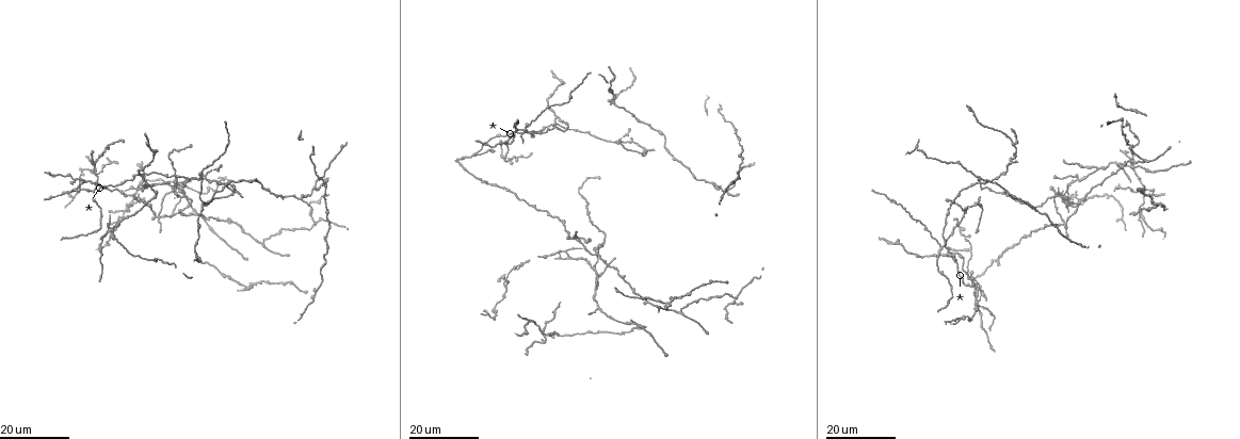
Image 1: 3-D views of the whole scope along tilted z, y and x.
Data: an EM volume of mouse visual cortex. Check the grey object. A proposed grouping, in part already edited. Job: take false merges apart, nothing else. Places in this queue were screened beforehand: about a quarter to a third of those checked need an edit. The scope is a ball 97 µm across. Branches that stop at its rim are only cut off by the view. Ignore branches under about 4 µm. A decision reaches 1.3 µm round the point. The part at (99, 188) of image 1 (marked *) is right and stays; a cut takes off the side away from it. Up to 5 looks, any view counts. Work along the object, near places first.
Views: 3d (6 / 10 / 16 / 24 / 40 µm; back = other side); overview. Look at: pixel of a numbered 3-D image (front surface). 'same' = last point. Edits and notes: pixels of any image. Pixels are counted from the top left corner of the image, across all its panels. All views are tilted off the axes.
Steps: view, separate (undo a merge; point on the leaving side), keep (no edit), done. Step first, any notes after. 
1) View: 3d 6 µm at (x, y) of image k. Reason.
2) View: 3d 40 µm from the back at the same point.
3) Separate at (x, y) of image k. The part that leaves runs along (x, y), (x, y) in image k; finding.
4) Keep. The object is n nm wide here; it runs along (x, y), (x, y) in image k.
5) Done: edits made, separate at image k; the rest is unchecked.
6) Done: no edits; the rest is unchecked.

View: 3d 16 µm at (972, 247) of image 1. Three-way junction.

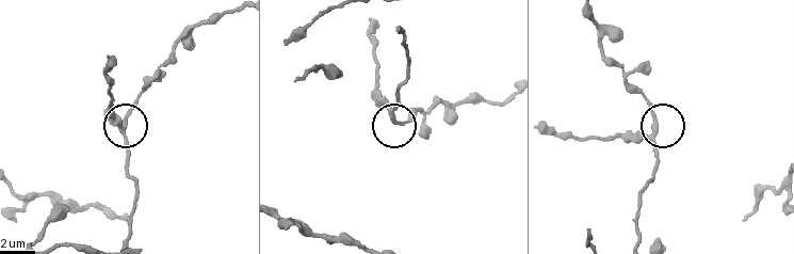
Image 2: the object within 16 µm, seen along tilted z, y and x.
View: 3d 6 µm at (652, 131) of image 2.

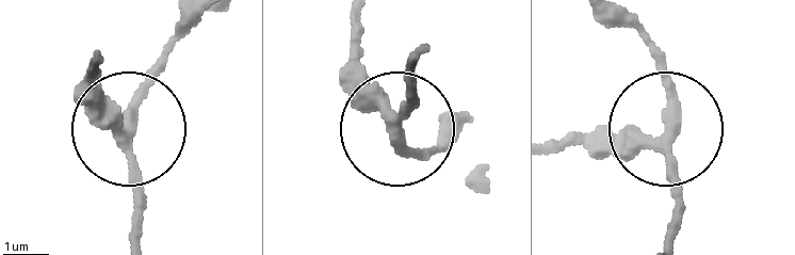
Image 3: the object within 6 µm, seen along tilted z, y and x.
Keep. One neuron here.

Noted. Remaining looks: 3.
View: 3d 24 µm at (206, 179) of image 1. Three-way junction.

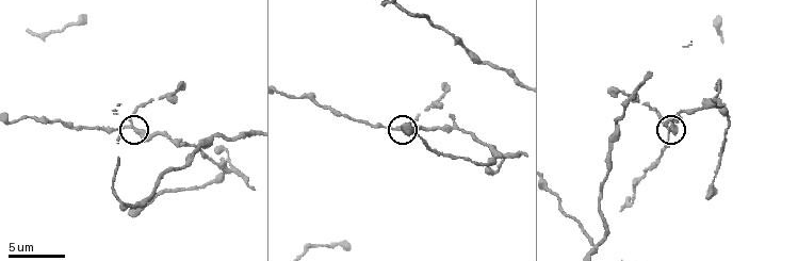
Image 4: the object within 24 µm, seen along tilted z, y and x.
View: 3d 6 µm at (131, 125) of image 4.

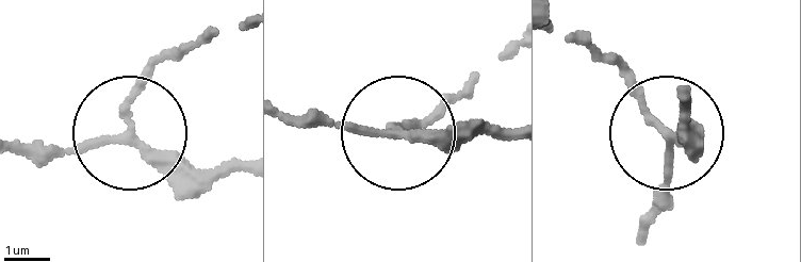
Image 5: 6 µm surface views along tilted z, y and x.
Keep. The side arm is 8 µm long; it runs along (643, 223), (670, 178), (672, 151), (651, 110), (588, 46) in image 5; one neuron here.

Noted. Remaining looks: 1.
Done: no edits; the rest is unchecked.

